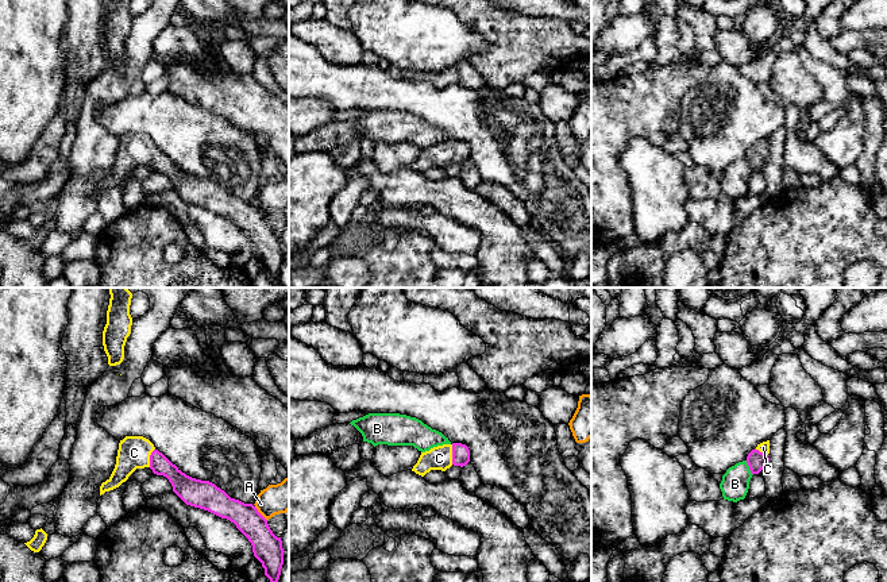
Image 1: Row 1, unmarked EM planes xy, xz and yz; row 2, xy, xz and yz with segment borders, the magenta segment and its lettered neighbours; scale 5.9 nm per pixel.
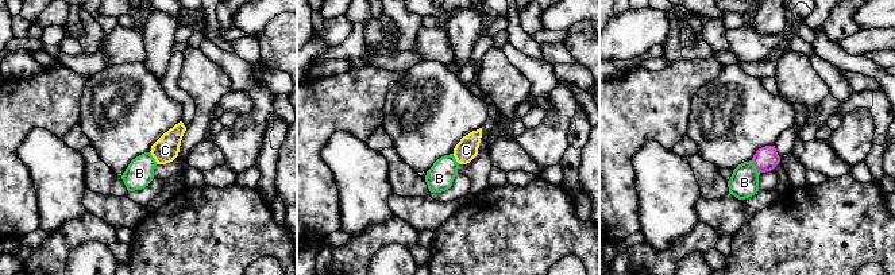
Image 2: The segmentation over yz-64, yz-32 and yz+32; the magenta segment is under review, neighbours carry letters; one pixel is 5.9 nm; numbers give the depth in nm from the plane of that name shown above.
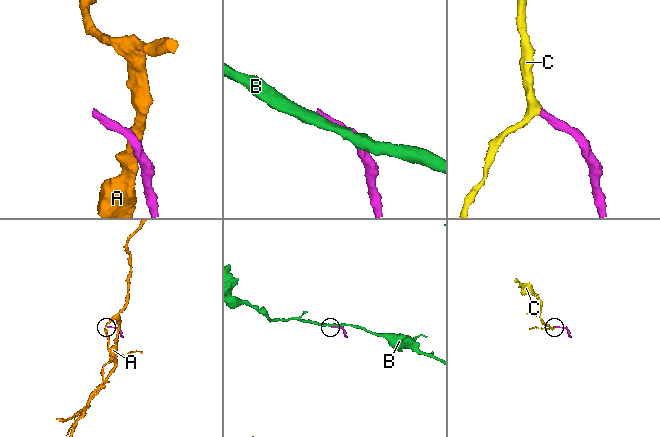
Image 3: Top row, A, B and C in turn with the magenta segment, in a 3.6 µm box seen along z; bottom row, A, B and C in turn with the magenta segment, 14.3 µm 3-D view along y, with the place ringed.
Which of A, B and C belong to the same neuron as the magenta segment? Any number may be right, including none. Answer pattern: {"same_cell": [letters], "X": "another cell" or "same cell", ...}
{"same_cell": ["C"], "A": "another cell", "B": "another cell", "C": "same cell"}

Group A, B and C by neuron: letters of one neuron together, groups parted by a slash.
A / B / C

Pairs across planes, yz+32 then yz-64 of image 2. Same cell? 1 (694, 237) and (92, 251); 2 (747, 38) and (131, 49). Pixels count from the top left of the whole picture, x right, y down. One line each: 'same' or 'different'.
1: different
2: same

